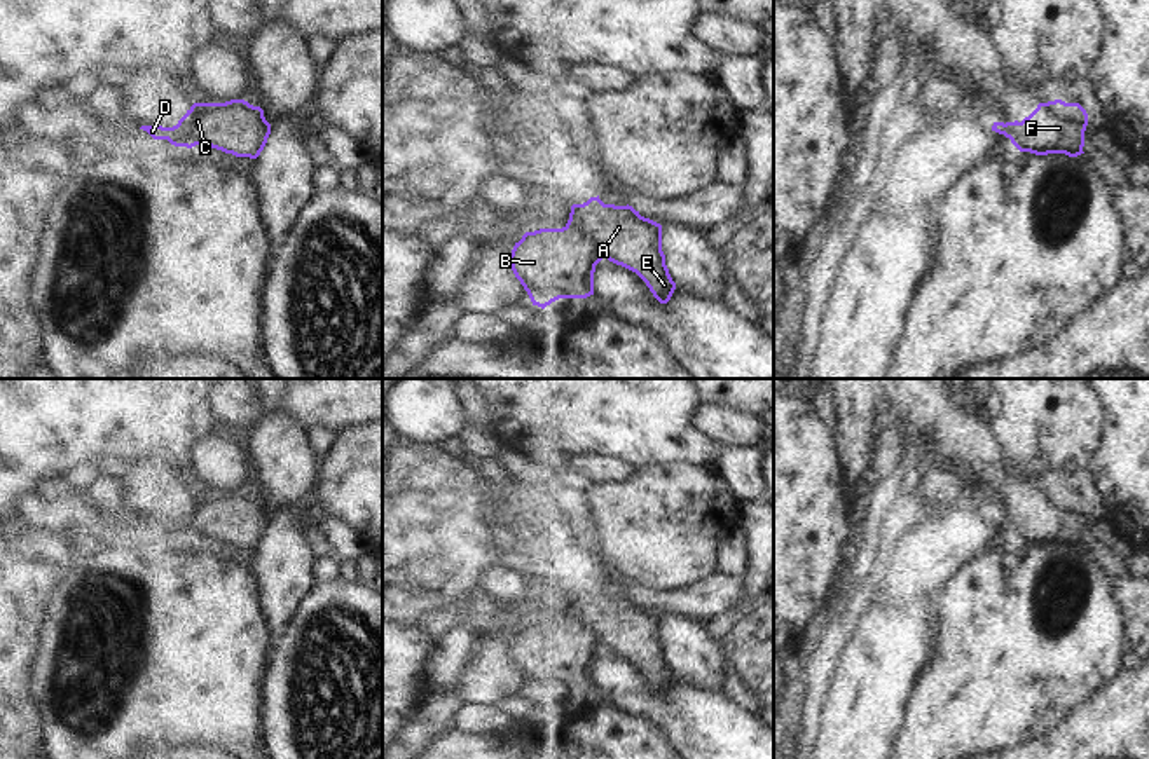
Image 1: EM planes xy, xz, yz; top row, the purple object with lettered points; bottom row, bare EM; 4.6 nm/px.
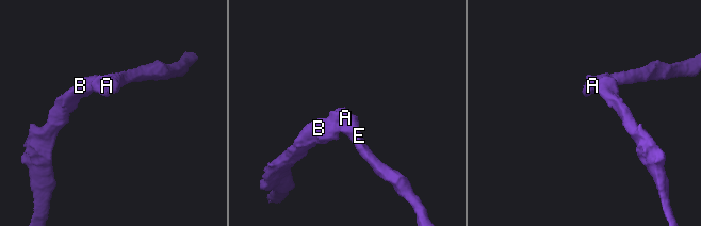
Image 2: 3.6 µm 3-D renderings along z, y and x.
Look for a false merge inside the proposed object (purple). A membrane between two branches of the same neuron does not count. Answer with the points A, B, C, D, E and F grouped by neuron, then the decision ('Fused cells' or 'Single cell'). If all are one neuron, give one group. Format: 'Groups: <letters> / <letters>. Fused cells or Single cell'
Groups: A C E / B D F. Fused cells.

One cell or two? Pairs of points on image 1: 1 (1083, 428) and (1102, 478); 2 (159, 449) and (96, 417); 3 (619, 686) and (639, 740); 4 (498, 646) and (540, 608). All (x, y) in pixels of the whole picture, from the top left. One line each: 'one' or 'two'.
1: two
2: one
3: two
4: two

